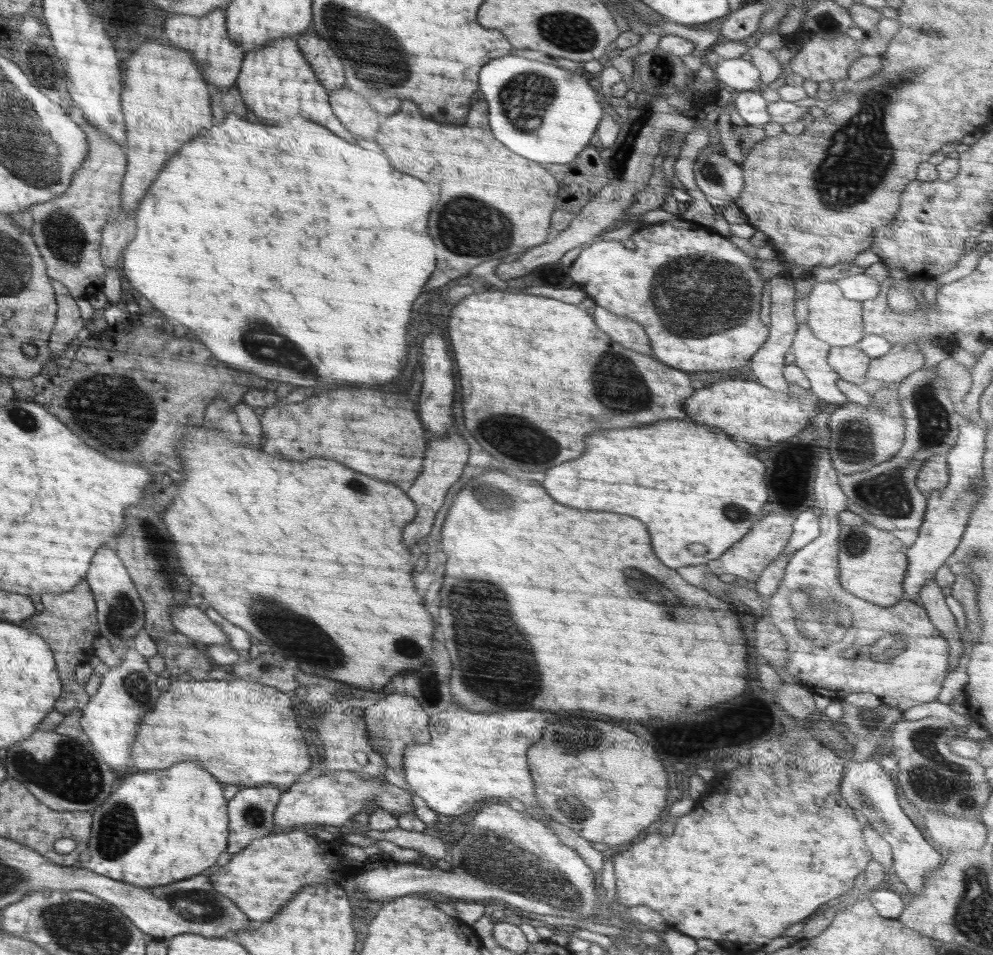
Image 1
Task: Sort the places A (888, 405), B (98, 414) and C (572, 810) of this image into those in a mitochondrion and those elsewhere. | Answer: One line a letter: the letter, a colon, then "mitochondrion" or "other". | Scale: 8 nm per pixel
A: mitochondrion
B: mitochondrion
C: mitochondrion

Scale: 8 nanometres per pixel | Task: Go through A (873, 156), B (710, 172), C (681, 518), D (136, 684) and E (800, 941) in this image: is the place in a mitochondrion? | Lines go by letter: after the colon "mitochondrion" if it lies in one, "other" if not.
A: mitochondrion
B: mitochondrion
C: other
D: mitochondrion
E: other

